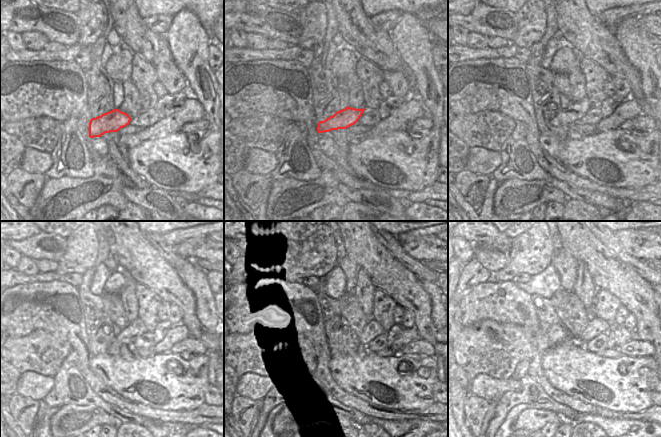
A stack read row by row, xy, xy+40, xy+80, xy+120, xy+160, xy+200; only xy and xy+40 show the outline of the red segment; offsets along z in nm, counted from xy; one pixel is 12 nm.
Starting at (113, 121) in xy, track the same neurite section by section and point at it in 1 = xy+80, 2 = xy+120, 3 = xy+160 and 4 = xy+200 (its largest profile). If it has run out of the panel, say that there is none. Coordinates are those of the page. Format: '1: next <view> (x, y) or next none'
1: next xy+80 (573, 114)
2: next xy+120 (129, 334)
3: next xy+160 (368, 329)
4: next xy+200 (595, 326)

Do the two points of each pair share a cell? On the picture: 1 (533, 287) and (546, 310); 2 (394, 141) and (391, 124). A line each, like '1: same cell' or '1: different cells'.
1: different cells
2: different cells

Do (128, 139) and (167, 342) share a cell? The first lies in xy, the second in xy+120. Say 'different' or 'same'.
same

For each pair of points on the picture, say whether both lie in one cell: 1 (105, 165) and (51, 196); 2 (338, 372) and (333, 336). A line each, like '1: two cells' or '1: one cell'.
1: one cell
2: two cells

